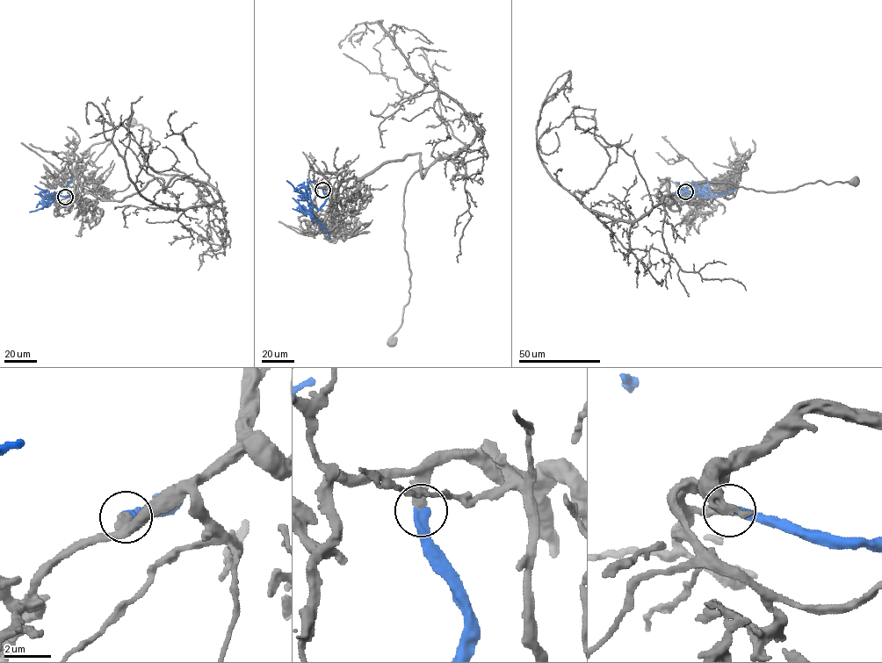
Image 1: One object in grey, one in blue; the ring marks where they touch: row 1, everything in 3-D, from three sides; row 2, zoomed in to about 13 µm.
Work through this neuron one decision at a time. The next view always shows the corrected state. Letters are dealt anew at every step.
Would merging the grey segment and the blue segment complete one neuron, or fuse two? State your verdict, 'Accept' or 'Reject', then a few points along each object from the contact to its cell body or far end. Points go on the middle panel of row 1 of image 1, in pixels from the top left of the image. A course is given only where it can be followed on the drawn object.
Accept. Course of grey: (323, 190), (336, 197), (341, 181), (414, 154), (422, 177), (430, 166), (406, 185), (409, 301), (390, 342). Course of blue: (323, 190), (326, 201), (319, 209), (309, 199), (303, 198), (303, 194), (322, 232)

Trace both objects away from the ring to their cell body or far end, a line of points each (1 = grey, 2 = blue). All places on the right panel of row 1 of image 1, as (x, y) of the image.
1: (685, 191), (666, 205), (657, 193), (677, 210), (671, 196), (704, 182), (777, 191), (855, 179)
2: (685, 191), (704, 193), (687, 194), (690, 196), (712, 197), (729, 192)

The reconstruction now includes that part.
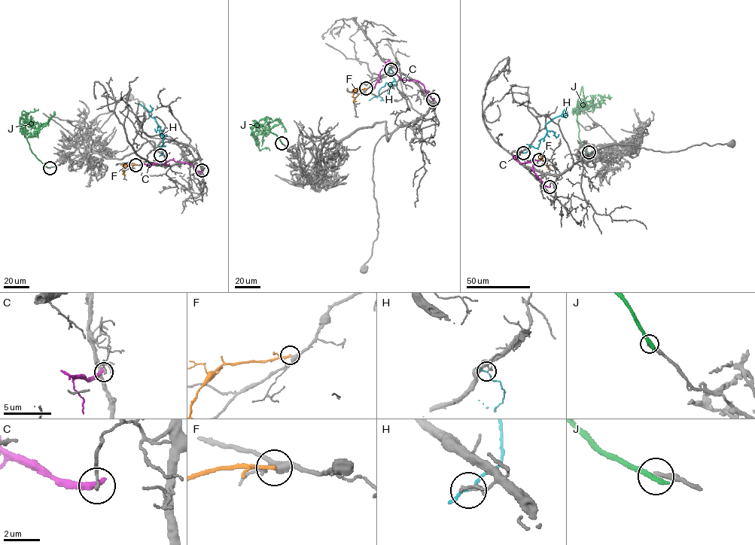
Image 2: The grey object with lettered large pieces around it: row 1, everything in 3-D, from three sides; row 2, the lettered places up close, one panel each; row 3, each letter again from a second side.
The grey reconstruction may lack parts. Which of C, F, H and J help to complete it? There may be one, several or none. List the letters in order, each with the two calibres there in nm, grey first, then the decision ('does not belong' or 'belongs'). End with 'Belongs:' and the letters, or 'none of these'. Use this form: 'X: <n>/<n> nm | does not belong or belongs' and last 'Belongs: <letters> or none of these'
C: 150/360 nm | does not belong
F: 320/220 nm | does not belong
H: 120/80 nm | does not belong
J: 260/400 nm | does not belong
Belongs: none of these

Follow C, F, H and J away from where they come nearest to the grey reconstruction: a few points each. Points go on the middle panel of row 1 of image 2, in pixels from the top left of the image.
C: (433, 99), (418, 80), (400, 79), (395, 72), (396, 66), (389, 61), (380, 71), (379, 79), (374, 89)
F: (366, 88), (357, 89), (353, 97), (354, 101), (356, 101)
H: (391, 69), (394, 80), (390, 85), (385, 83), (379, 91), (379, 95), (369, 100)
J: (281, 143), (277, 135), (252, 120), (258, 123), (260, 129), (266, 133), (261, 146)

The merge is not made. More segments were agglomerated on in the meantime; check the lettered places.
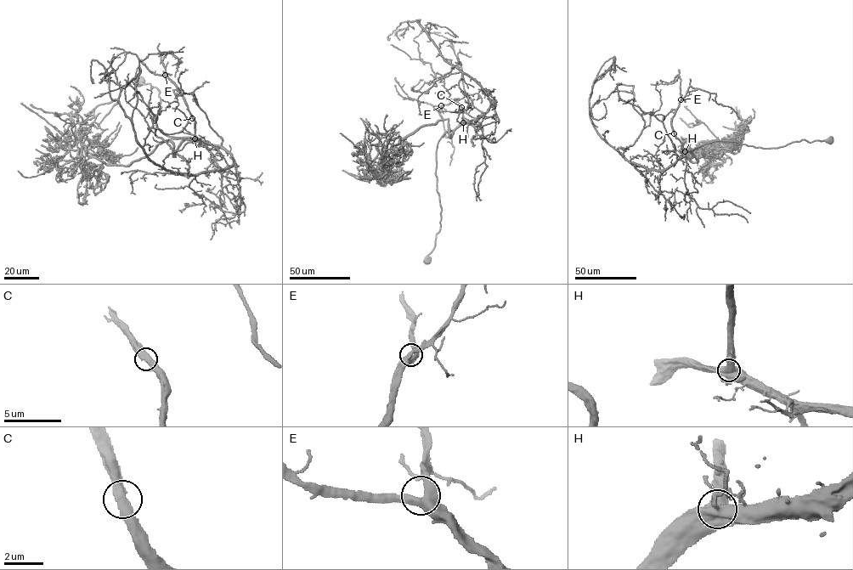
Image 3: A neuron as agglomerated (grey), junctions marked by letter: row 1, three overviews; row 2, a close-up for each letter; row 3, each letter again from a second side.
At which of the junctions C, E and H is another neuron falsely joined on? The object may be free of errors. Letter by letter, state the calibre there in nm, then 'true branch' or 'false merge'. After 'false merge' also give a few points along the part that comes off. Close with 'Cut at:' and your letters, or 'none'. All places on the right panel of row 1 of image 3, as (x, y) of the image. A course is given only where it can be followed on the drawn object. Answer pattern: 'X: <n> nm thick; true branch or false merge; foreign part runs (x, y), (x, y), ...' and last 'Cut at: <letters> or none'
C: 480 nm thick; true branch
E: 440 nm thick; true branch
H: 650 nm thick; true branch
Cut at: none

